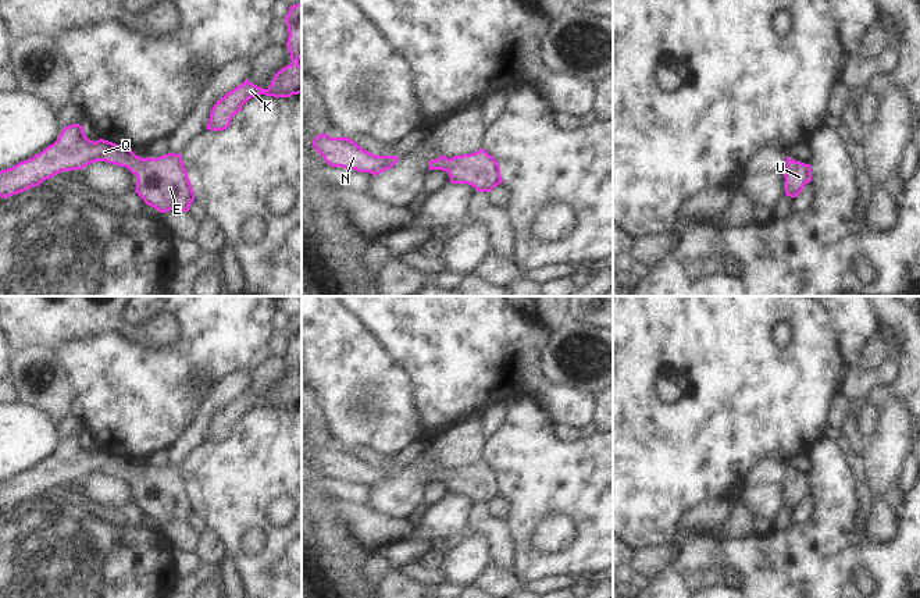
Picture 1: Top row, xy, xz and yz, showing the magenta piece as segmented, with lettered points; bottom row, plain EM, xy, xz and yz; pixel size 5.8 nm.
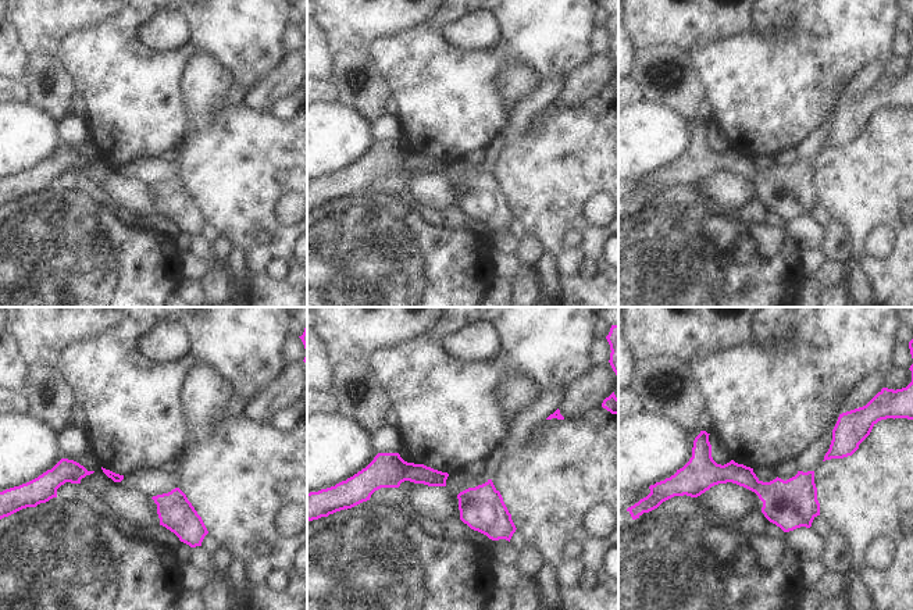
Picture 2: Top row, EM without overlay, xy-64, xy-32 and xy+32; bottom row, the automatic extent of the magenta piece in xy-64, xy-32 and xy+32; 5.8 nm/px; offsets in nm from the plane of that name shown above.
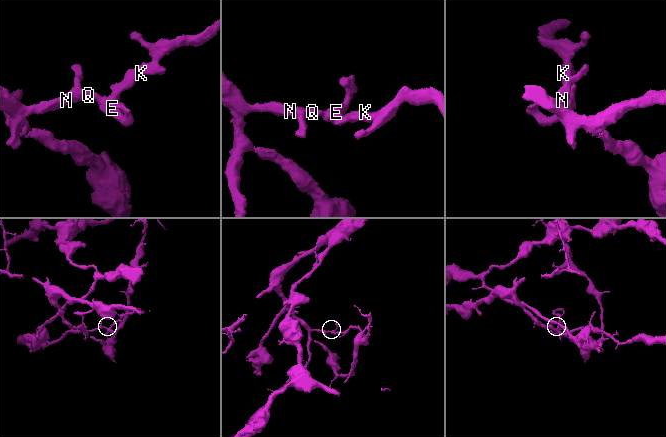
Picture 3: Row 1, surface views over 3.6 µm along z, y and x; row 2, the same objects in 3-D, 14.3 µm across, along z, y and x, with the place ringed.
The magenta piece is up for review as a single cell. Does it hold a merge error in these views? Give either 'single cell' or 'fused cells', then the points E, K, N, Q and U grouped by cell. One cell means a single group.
single cell; groups E K N Q U

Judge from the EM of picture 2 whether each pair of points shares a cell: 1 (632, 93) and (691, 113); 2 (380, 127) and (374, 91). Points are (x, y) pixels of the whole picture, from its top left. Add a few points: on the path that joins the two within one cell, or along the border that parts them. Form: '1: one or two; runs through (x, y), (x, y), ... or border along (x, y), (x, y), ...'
1: two; border along (632, 75), (641, 85), (646, 99)
2: two; border along (384, 113), (371, 120)

